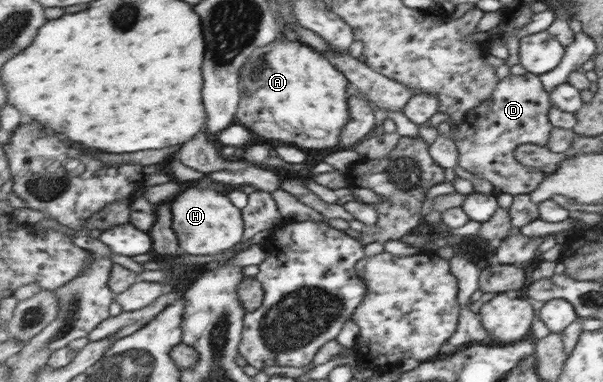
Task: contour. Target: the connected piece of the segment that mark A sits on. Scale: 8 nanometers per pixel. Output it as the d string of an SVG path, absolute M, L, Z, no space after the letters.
M284 38L256 51L240 70L241 98L236 123L274 142L304 149L338 149L341 133L349 123L349 90L346 74L332 61L304 42Z

